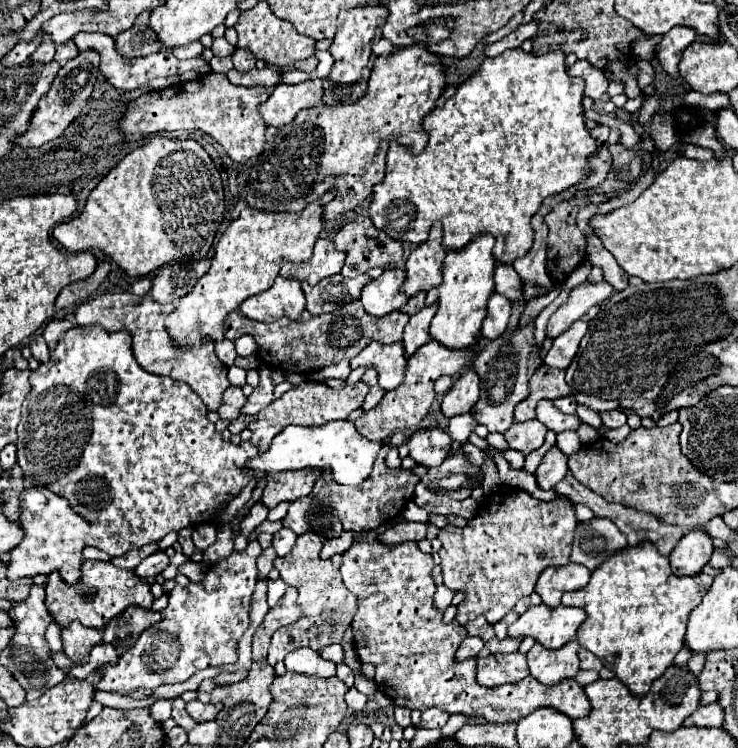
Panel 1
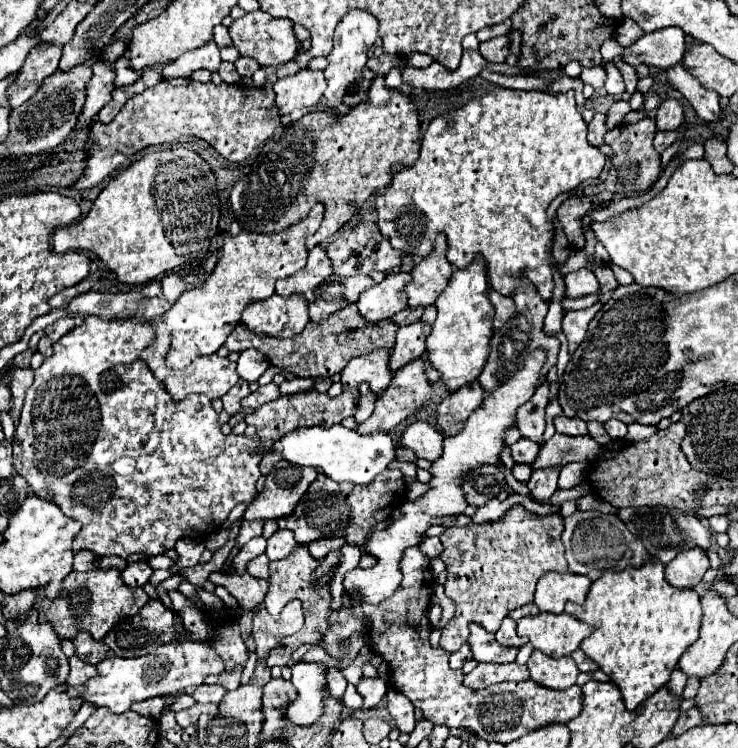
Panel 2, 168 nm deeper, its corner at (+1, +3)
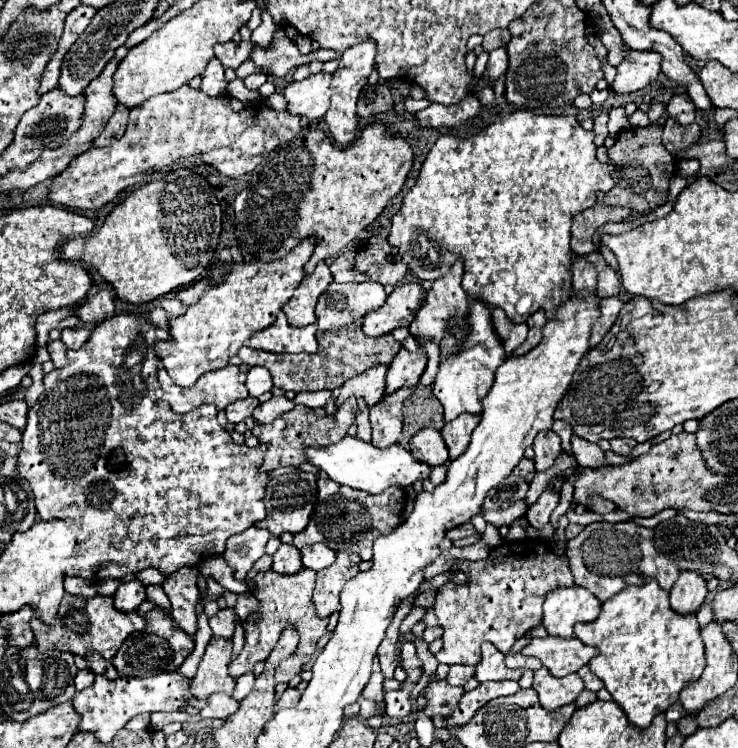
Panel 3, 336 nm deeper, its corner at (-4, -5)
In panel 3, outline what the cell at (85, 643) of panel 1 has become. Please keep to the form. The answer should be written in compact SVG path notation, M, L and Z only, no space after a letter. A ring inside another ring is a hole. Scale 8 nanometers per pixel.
M94 652L94 654L88 654L86 660L88 660L90 670L92 670L94 674L102 674L102 676L106 676L108 680L116 680L116 678L118 678L118 672L116 672L116 668L112 666L112 662L104 660L100 654L96 654L96 652Z

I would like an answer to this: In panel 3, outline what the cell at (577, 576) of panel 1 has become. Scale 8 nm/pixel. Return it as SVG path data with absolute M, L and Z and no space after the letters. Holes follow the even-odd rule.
M580 586L558 588L556 592L550 592L546 596L542 624L550 636L572 638L574 624L596 620L600 608L602 608L600 600L596 600L592 592Z

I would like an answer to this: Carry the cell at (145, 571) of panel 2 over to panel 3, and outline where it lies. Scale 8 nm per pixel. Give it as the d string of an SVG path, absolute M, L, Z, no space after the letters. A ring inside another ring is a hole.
M130 580L118 586L114 594L114 608L120 612L134 612L144 602L146 586L138 580Z

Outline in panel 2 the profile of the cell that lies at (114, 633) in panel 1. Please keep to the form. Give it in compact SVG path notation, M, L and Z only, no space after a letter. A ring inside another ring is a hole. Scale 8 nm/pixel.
M149 600L137 616L131 616L131 618L123 618L121 622L117 622L109 632L107 636L103 638L103 644L107 644L117 656L123 656L123 658L131 658L131 656L139 656L139 654L147 654L147 652L153 652L159 644L163 644L163 640L171 640L171 632L173 632L173 626L175 626L175 634L183 632L183 624L181 620L173 614L173 610L165 608L161 604L161 600Z

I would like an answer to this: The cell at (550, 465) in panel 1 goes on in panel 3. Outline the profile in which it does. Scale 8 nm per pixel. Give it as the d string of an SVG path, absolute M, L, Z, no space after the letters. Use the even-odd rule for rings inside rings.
M544 490L542 496L538 498L538 502L532 508L528 508L528 512L526 512L526 520L530 522L530 526L534 526L538 530L542 526L546 526L548 520L550 520L552 510L558 506L558 500L560 500L560 494Z

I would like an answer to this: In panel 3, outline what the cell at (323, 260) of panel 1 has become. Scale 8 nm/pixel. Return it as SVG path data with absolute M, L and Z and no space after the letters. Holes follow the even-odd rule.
M320 262L312 274L304 276L300 286L294 290L294 296L282 308L290 326L302 328L316 322L314 306L318 302L318 296L328 288L330 282L332 282L332 274L326 262Z

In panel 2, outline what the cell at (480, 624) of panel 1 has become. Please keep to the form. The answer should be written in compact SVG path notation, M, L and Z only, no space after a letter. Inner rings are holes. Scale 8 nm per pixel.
M469 624L469 644L473 650L473 658L477 662L513 662L517 656L515 648L499 646L493 632L487 632L479 624Z

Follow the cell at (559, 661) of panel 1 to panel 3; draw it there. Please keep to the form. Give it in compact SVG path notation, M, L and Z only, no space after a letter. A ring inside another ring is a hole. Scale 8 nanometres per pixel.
M540 668L534 674L534 686L532 686L540 698L540 706L546 710L556 710L560 706L572 704L576 696L584 690L584 682L578 674L554 678L546 668Z

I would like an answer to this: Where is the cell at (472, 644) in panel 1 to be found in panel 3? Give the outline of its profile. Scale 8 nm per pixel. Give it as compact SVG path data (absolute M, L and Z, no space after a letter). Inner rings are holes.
M450 666L446 680L448 680L450 686L464 686L472 676L474 676L472 666Z

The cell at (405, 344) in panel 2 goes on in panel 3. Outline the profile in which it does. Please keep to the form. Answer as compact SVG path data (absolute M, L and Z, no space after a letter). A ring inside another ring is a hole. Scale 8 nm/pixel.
M420 348L418 352L408 352L408 350L400 350L396 354L396 360L390 364L388 374L386 374L386 394L392 394L400 388L412 388L420 382L420 376L426 368L426 352L424 348Z

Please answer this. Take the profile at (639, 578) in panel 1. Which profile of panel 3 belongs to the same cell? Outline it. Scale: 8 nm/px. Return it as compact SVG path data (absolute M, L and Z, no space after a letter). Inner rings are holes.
M656 580L640 588L624 588L624 592L602 604L602 612L592 624L576 624L574 634L586 646L598 648L600 654L588 662L588 668L604 682L612 700L624 710L628 722L636 728L648 728L652 718L666 712L678 700L680 690L690 682L696 682L704 670L704 644L700 640L696 616L676 614L668 604L668 592L664 592Z

